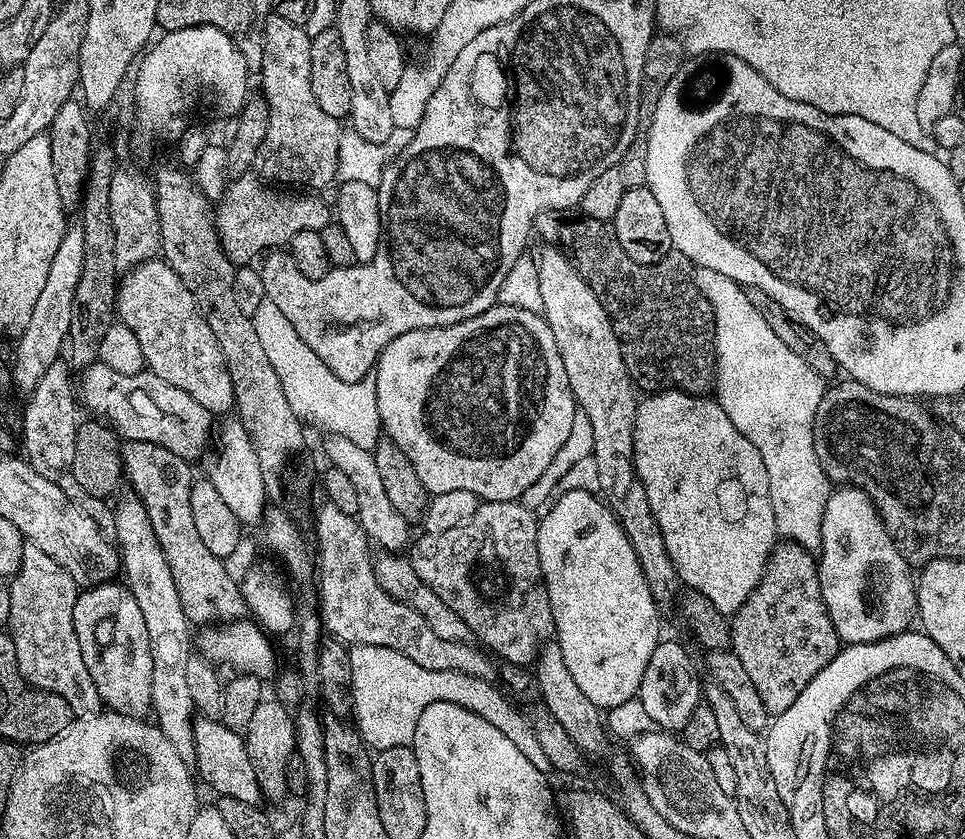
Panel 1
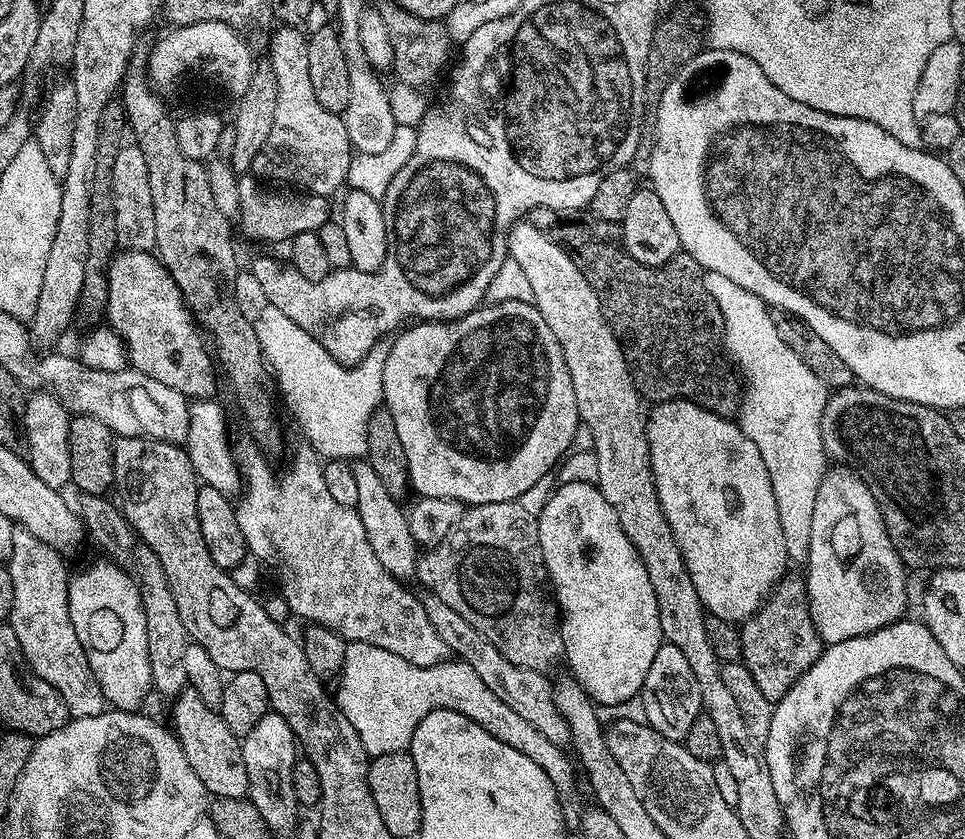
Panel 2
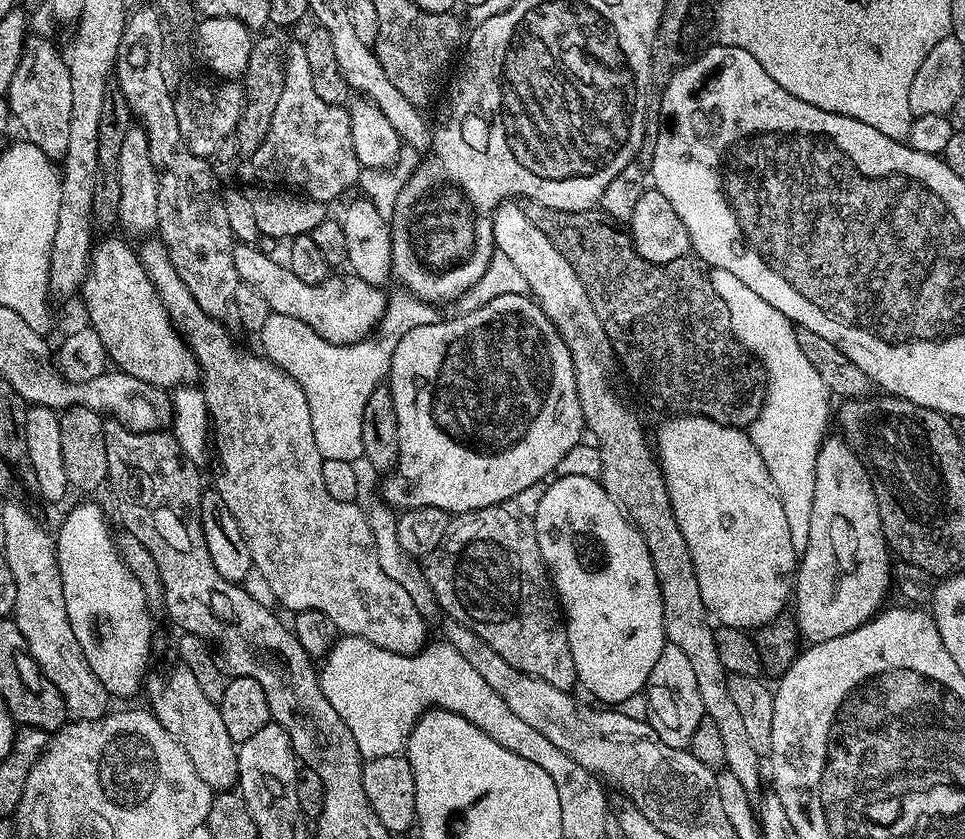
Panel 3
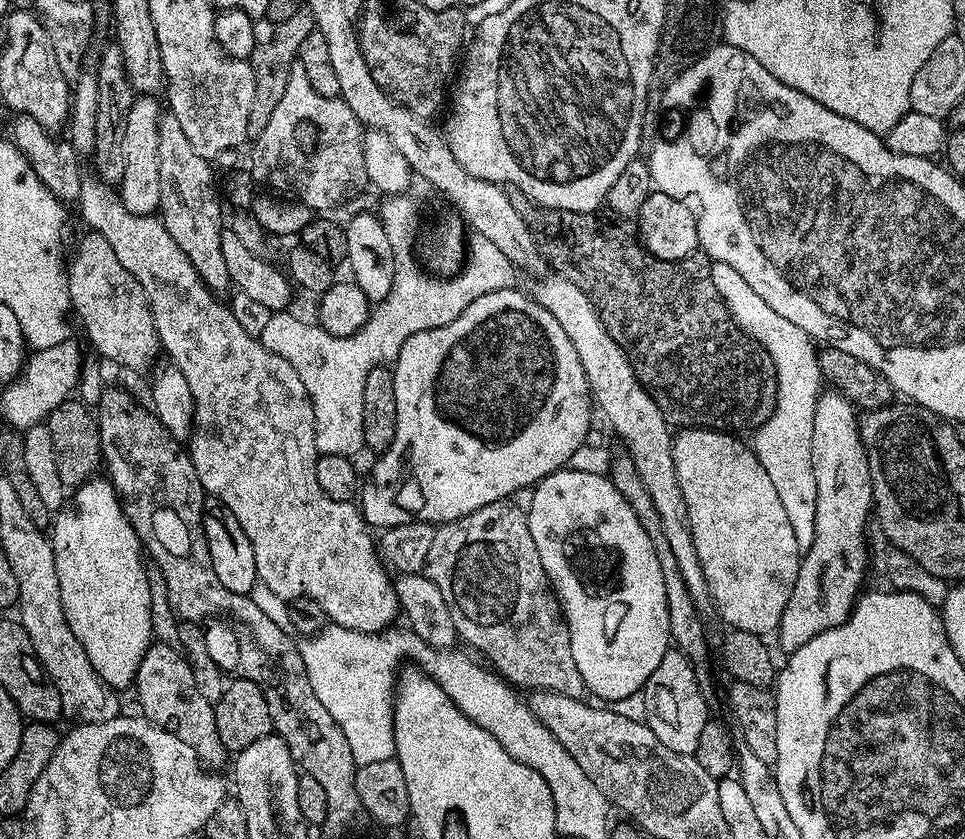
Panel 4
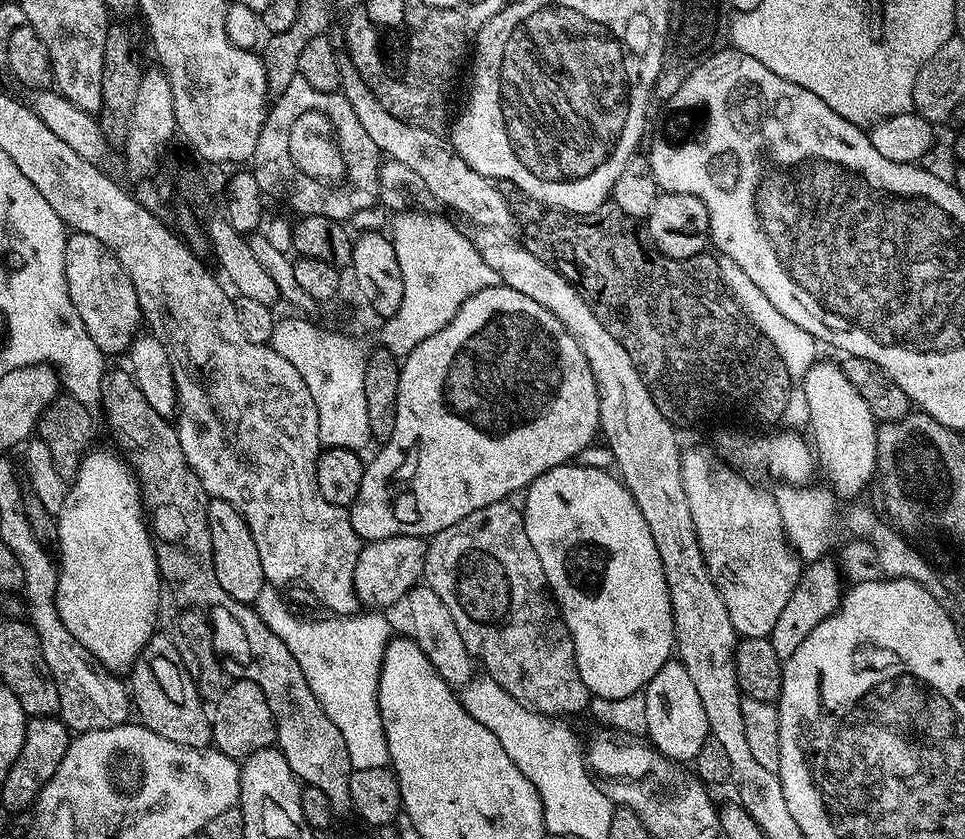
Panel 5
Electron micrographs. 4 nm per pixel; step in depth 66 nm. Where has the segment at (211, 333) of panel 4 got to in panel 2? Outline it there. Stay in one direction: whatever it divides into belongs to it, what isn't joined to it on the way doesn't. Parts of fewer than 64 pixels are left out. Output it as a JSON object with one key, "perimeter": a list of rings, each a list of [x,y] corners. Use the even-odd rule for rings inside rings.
{"perimeter":[[[247,443],[242,445],[241,448],[239,445],[235,449],[242,477],[242,491],[234,504],[236,517],[238,518],[238,527],[242,529],[244,541],[252,557],[255,560],[259,560],[265,569],[276,568],[276,580],[280,583],[278,592],[279,595],[284,597],[284,601],[288,603],[289,613],[293,617],[301,616],[304,622],[321,624],[323,628],[334,630],[339,636],[344,637],[345,640],[353,644],[366,642],[370,646],[378,646],[382,650],[390,650],[390,654],[398,654],[398,658],[406,658],[406,662],[410,662],[414,666],[434,666],[435,664],[441,664],[443,660],[449,659],[450,653],[446,642],[442,642],[442,638],[438,638],[438,634],[434,634],[434,626],[430,626],[430,618],[426,618],[426,610],[422,606],[420,596],[417,593],[412,593],[408,586],[405,586],[401,581],[395,580],[382,566],[382,562],[378,562],[378,558],[374,555],[374,549],[366,538],[366,530],[362,527],[362,518],[358,518],[356,509],[338,506],[338,502],[334,502],[334,497],[326,490],[324,464],[321,457],[317,456],[315,450],[307,446],[301,446],[293,454],[292,461],[288,464],[288,469],[281,476],[272,477],[272,468],[268,465],[267,458],[264,457],[267,455],[255,443]]]}

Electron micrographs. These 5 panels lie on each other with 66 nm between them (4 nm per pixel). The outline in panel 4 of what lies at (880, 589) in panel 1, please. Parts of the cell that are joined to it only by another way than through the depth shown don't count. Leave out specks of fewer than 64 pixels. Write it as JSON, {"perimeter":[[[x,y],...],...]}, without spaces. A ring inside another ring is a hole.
{"perimeter":[[[835,390],[825,391],[814,410],[810,453],[814,482],[818,486],[814,542],[810,550],[803,553],[794,594],[790,594],[786,610],[782,610],[778,637],[784,654],[796,652],[806,646],[810,638],[834,626],[842,626],[862,595],[864,575],[868,572],[864,527],[868,520],[870,524],[870,513],[874,508],[870,466],[860,437],[857,409]]]}

